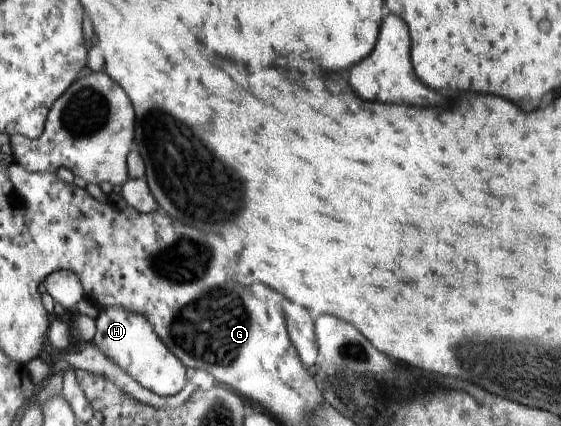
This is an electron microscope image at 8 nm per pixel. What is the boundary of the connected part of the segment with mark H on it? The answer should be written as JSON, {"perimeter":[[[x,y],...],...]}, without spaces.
{"perimeter":[[[117,306],[103,307],[95,316],[96,332],[91,340],[116,366],[128,373],[142,388],[158,396],[178,394],[186,386],[186,367],[158,338],[152,325],[141,314]]]}

